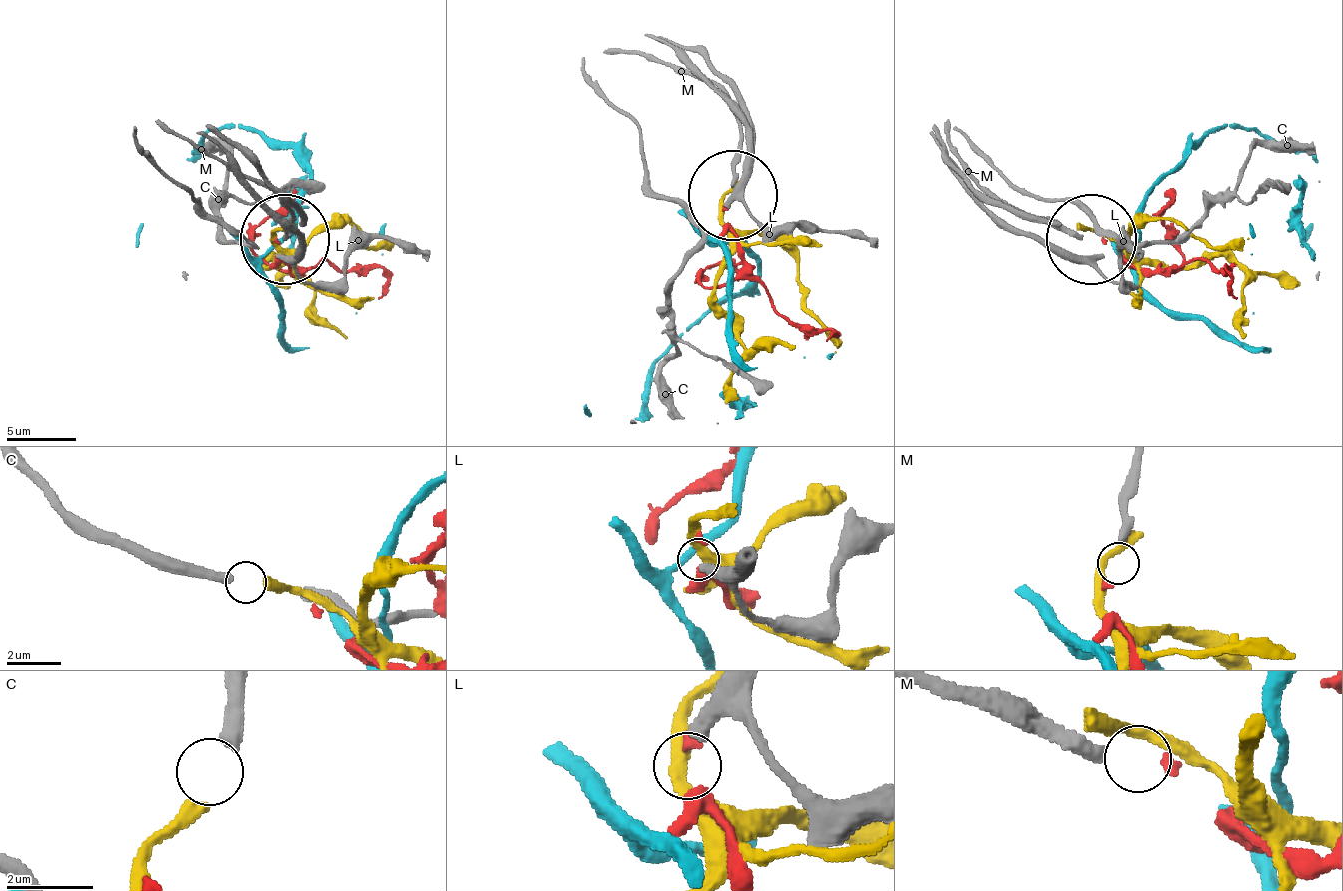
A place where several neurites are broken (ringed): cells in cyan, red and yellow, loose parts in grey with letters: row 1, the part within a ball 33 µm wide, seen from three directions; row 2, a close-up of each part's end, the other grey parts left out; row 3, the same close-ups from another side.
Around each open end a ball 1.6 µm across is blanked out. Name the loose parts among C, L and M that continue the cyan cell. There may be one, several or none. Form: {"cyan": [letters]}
{"cyan": []}

